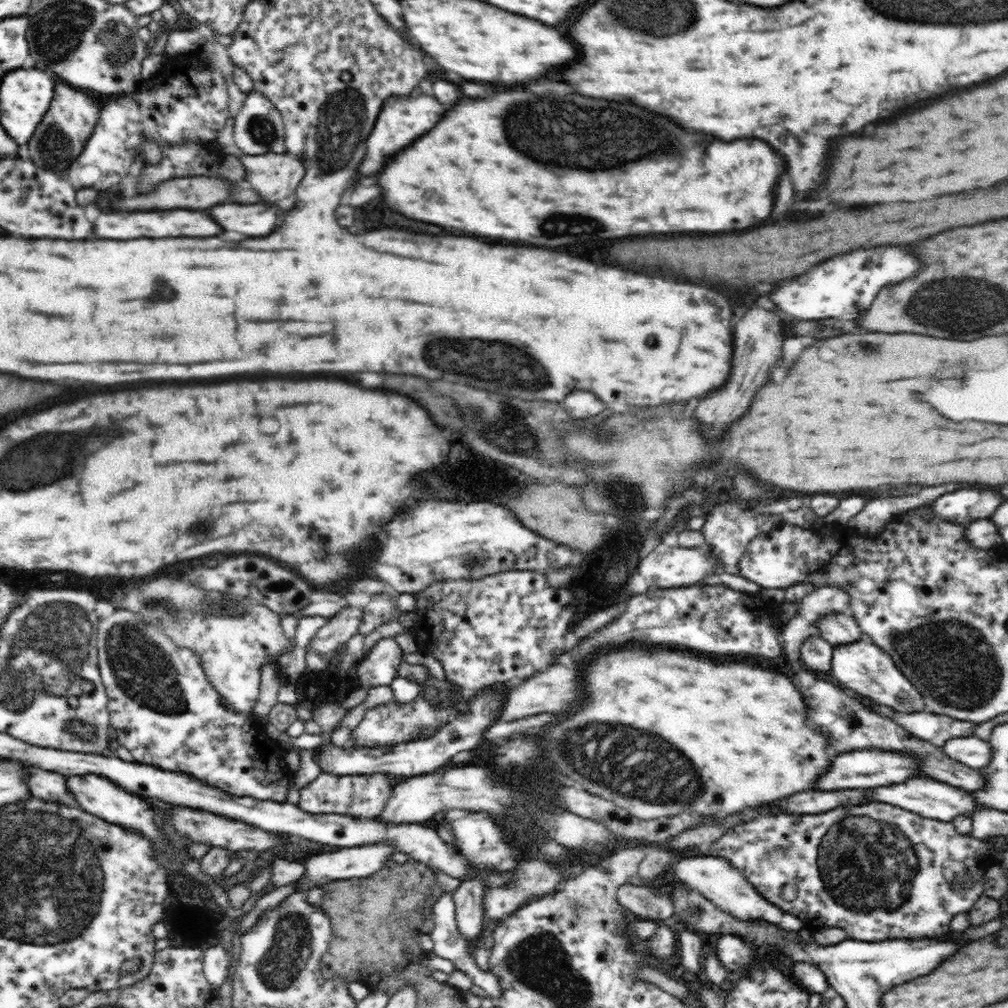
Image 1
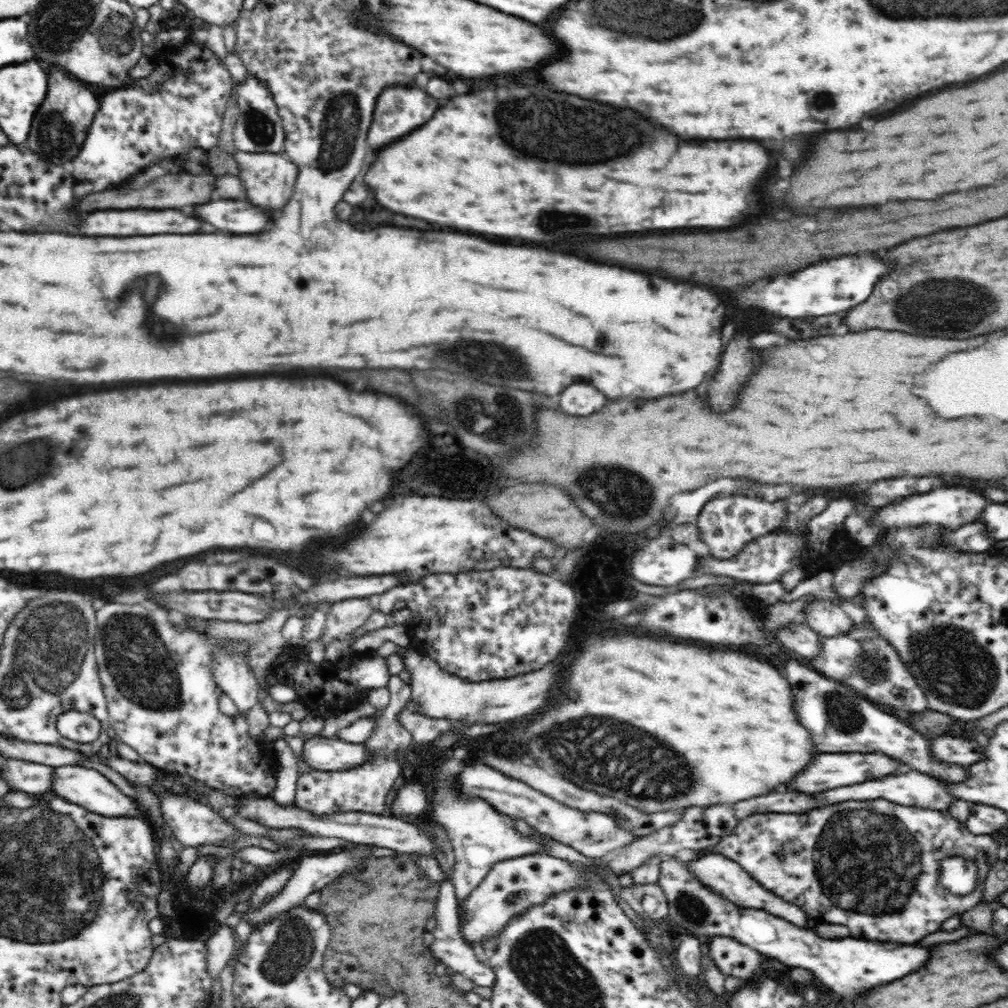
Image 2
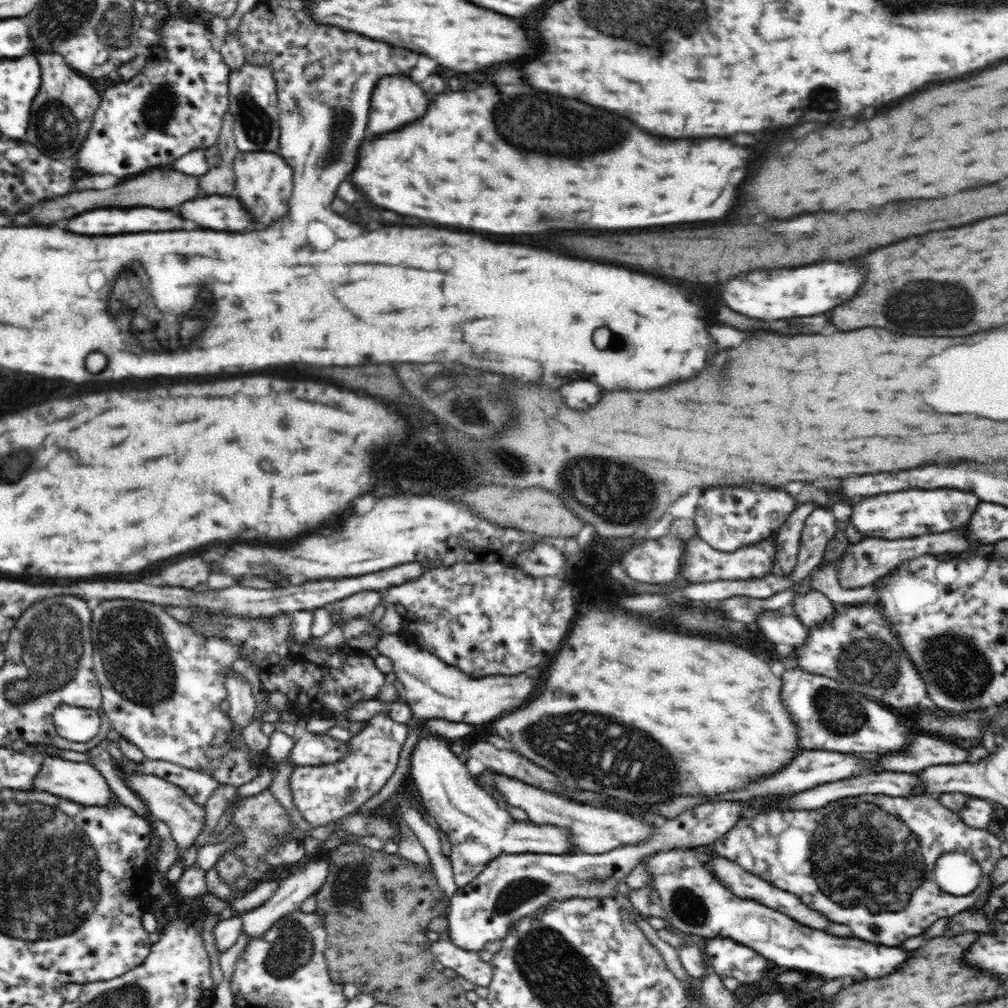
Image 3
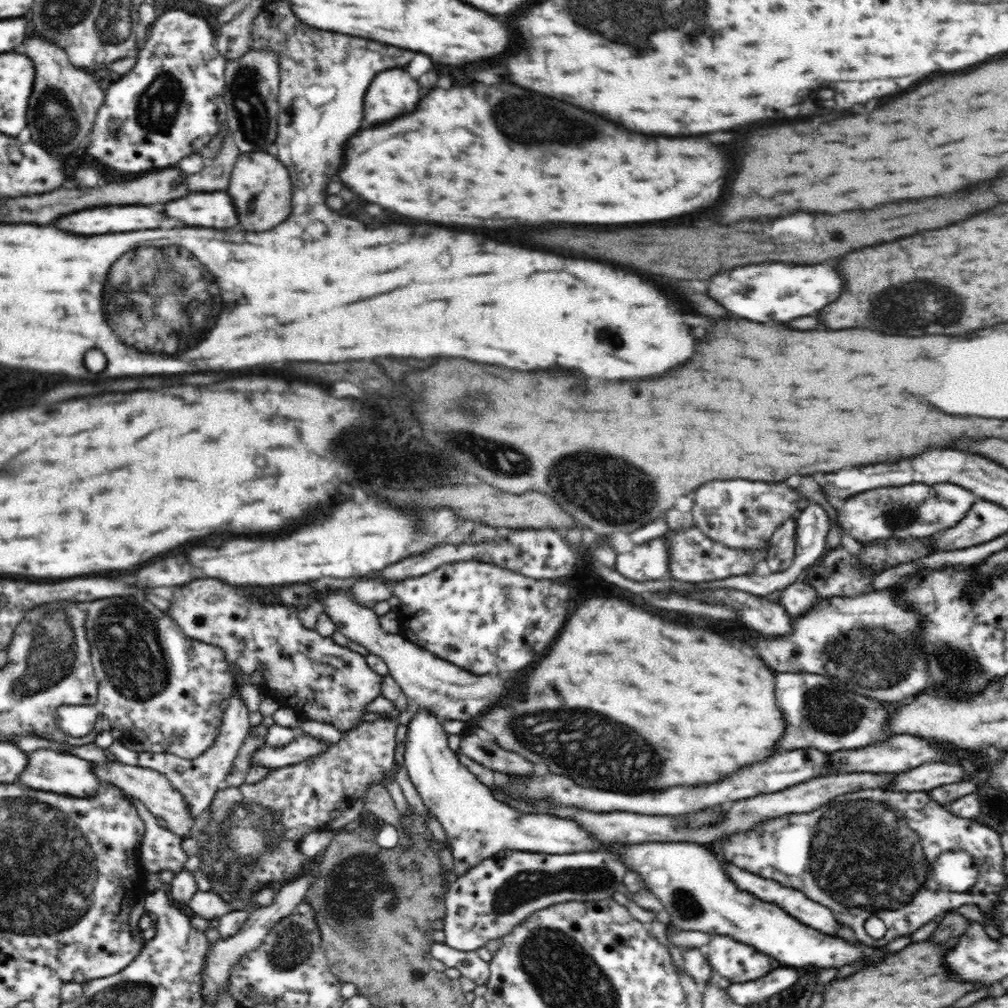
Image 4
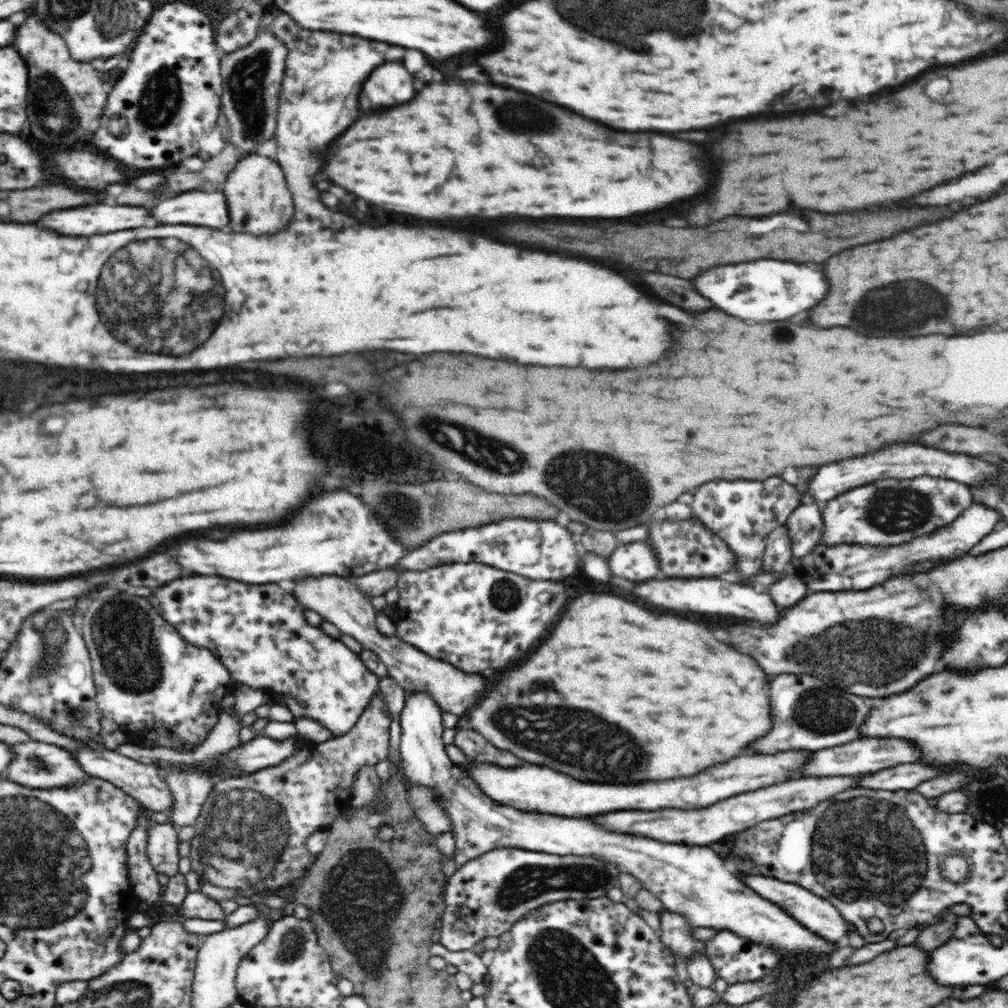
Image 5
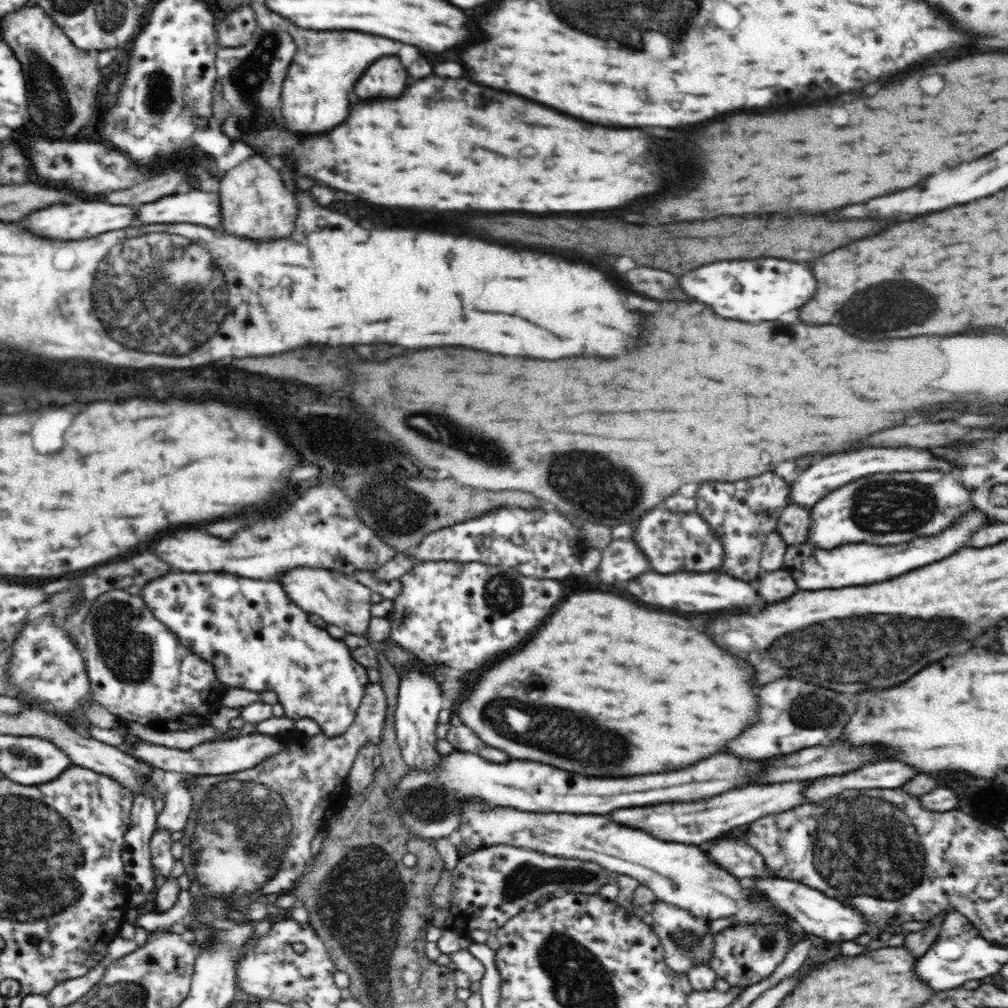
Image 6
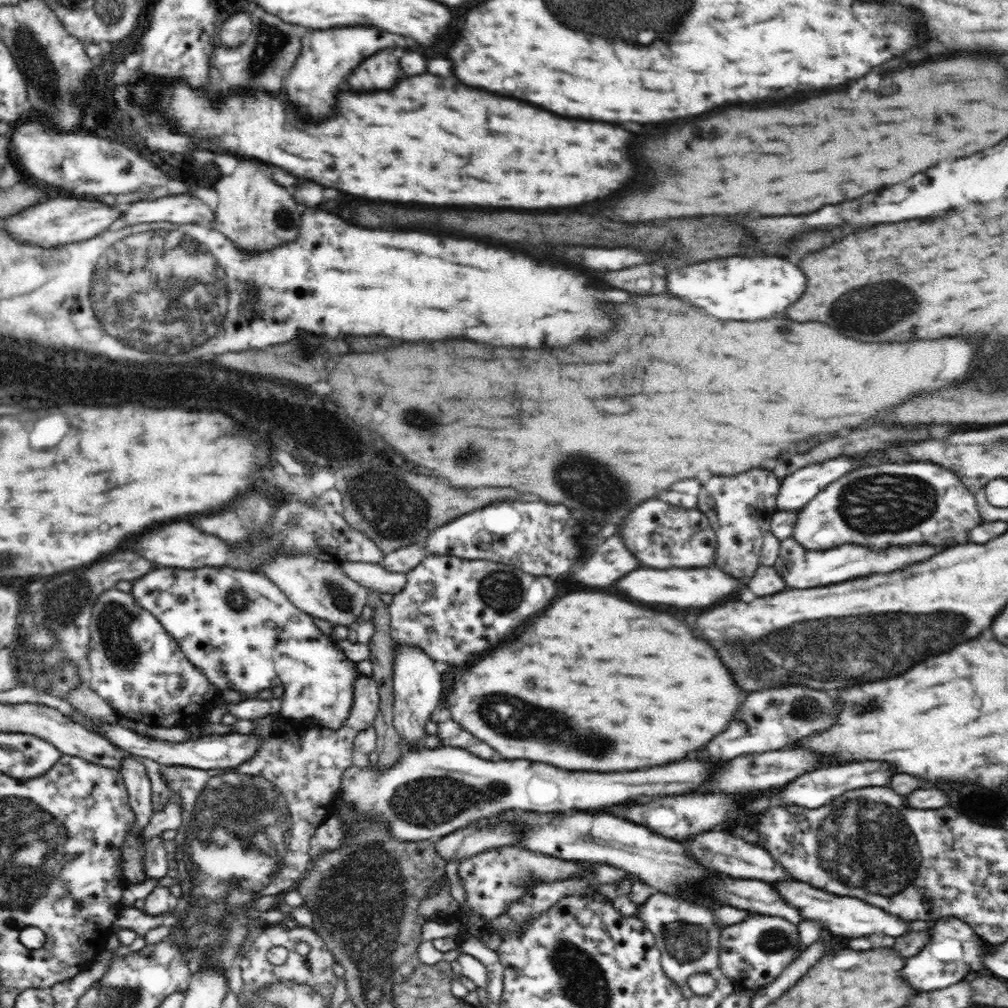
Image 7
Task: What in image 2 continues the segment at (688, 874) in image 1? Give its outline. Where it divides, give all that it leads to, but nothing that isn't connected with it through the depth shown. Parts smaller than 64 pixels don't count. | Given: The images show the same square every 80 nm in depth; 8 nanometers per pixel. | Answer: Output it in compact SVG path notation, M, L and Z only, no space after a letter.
M710 854L710 856L698 857L697 860L688 862L687 867L691 873L700 880L700 883L714 893L725 896L730 902L733 902L740 908L759 908L768 914L779 916L796 926L804 928L814 928L815 919L810 918L799 906L786 902L777 894L768 891L762 887L757 880L754 880L737 862L730 860L727 856L719 854Z

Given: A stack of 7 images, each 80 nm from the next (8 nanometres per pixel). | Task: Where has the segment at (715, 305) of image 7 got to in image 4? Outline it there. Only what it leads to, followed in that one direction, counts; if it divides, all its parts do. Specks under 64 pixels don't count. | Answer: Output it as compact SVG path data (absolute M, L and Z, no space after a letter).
M760 264L760 266L742 266L731 272L711 276L708 294L724 304L732 314L754 320L754 322L788 322L792 318L810 316L838 296L844 290L844 278L832 266L788 266L788 264Z

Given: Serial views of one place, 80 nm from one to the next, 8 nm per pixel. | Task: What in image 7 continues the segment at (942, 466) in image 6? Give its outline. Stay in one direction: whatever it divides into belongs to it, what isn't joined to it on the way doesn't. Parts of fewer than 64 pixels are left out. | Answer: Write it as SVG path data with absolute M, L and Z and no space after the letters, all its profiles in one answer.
M838 456L832 460L824 460L820 464L800 468L798 472L780 479L780 488L778 488L778 496L776 496L776 510L801 510L814 496L818 495L820 490L824 490L828 484L836 482L846 472L858 470L862 466L874 466L874 464L876 462L860 464L858 460Z

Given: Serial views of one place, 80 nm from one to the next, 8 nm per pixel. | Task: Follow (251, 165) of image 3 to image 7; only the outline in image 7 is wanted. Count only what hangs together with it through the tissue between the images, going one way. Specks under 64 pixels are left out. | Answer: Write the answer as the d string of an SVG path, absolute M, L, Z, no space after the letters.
M240 164L232 176L216 184L220 204L216 206L216 230L228 237L242 251L255 255L287 242L296 240L301 210L292 194L272 180L272 174L258 164Z

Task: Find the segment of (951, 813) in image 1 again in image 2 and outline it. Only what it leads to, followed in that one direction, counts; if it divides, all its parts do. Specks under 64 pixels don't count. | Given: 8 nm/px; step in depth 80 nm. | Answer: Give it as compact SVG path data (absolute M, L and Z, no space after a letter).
M905 769L900 774L890 774L884 776L882 780L866 780L854 786L842 786L842 788L832 788L832 790L824 790L818 792L816 799L820 801L820 806L834 804L834 802L846 802L849 800L876 800L884 798L890 802L901 804L902 806L917 806L918 808L934 808L935 810L950 810L952 800L956 797L948 791L948 787L944 783L935 779L933 776L922 774L918 771Z

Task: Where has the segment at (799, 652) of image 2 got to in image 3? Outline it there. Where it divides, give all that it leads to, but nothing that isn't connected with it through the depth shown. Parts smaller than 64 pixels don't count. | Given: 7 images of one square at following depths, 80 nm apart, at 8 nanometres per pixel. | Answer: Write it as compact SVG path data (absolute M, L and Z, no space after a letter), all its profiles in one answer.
M785 609L765 610L757 617L758 627L780 649L800 649L807 644L809 630Z

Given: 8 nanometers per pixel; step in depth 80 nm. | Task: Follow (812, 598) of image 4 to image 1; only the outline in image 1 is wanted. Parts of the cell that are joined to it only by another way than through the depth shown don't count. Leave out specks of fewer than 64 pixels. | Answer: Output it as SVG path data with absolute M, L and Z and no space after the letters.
M846 614L827 615L817 621L817 626L821 638L832 647L859 642L864 636L854 616L846 616Z

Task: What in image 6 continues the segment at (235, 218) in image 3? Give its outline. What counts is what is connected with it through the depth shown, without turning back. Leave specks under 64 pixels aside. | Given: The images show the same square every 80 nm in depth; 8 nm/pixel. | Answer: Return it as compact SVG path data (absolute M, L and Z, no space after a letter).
M192 190L188 194L166 196L138 208L138 224L202 224L220 226L220 196Z

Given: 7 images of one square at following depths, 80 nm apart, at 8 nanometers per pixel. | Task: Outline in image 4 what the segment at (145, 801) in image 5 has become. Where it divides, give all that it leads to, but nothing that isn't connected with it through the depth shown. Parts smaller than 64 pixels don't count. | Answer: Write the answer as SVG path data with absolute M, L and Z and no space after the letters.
M112 758L108 762L104 762L104 764L93 764L93 762L90 762L90 767L92 767L92 771L94 771L94 775L98 777L98 780L116 785L124 794L146 805L146 808L155 817L166 820L167 828L179 838L189 838L192 830L196 829L195 818L192 817L192 813L188 809L188 803L184 801L184 796L172 786L172 783L161 772L152 768L124 764Z

